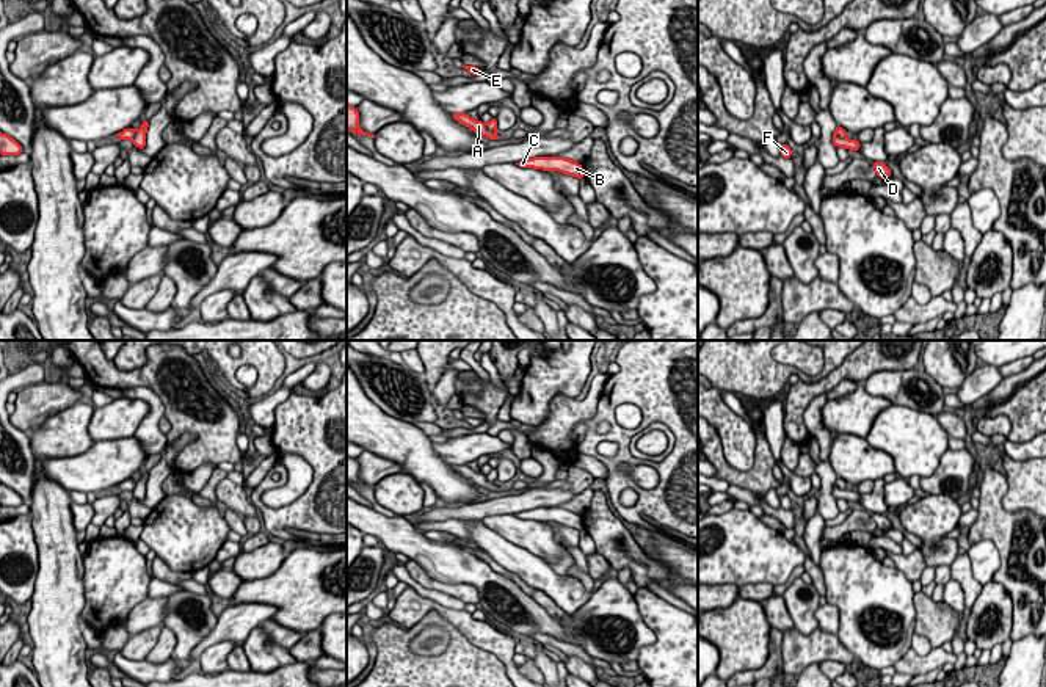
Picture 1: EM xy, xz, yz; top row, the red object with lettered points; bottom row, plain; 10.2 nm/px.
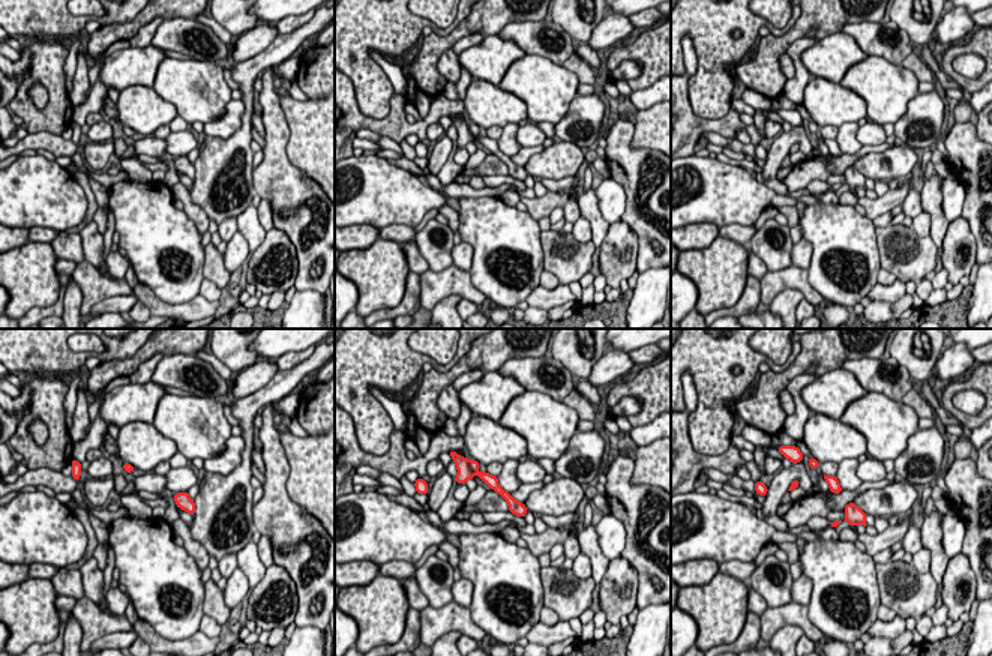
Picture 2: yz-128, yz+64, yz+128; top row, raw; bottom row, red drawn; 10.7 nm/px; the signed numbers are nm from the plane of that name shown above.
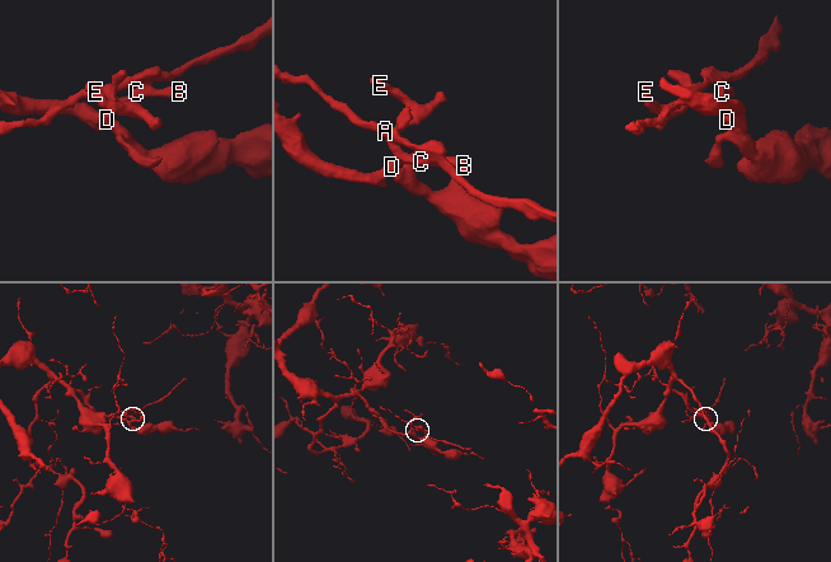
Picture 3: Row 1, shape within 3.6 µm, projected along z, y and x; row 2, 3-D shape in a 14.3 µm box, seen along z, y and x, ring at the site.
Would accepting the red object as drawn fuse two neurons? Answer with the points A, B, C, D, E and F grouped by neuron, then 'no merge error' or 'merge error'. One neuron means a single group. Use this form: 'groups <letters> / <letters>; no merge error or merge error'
groups A / B C D E F; merge error

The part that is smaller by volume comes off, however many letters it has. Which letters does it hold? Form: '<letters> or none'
A

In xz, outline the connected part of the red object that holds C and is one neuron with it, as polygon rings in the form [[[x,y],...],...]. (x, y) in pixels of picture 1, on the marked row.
[[[557,155],[527,158],[527,160],[516,162],[516,165],[521,168],[535,168],[535,169],[544,169],[544,171],[554,169],[568,176],[574,176],[579,180],[585,177],[585,173],[580,163],[576,163],[565,157],[557,157]]]

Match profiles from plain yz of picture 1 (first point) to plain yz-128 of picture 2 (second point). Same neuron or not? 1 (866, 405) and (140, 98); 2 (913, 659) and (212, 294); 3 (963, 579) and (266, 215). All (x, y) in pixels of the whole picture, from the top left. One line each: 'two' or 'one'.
1: two
2: two
3: two

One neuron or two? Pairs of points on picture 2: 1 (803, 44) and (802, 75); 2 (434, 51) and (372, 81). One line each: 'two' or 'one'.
1: one
2: two

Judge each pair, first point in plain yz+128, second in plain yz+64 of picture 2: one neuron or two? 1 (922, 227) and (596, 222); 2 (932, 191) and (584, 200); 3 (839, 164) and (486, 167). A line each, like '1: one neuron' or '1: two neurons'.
1: two neurons
2: one neuron
3: one neuron

